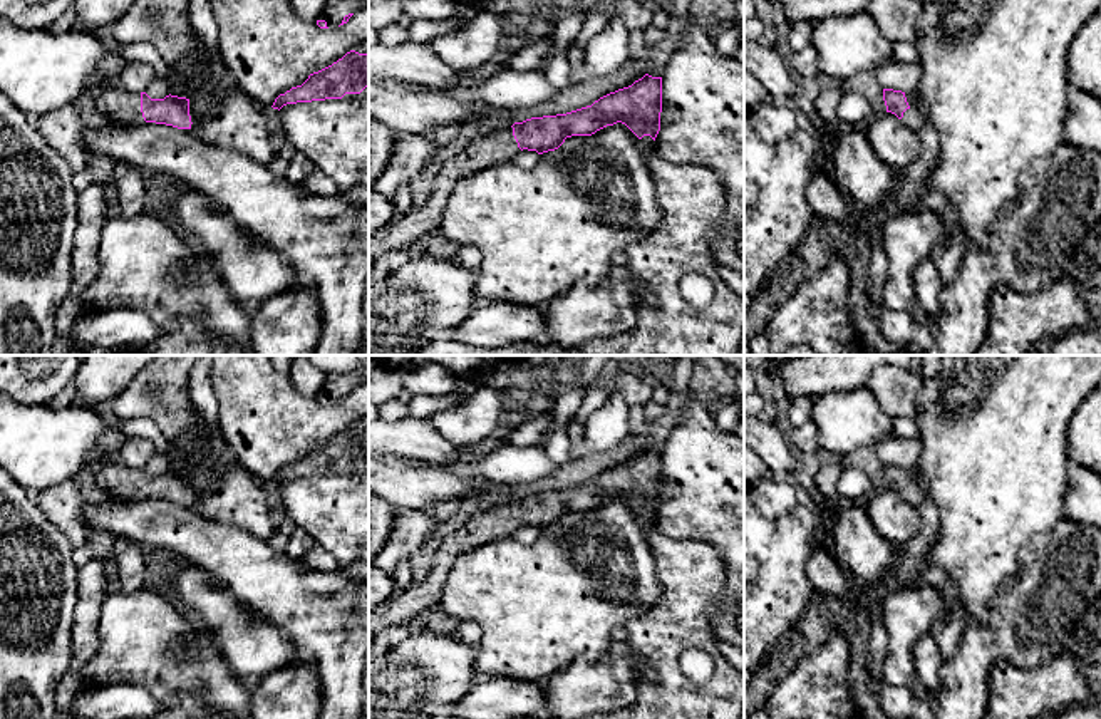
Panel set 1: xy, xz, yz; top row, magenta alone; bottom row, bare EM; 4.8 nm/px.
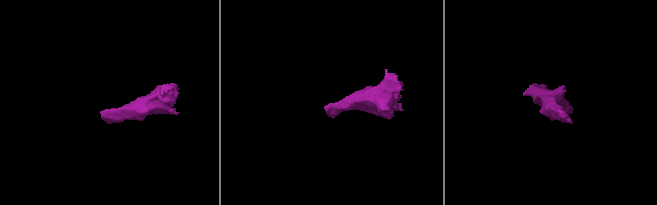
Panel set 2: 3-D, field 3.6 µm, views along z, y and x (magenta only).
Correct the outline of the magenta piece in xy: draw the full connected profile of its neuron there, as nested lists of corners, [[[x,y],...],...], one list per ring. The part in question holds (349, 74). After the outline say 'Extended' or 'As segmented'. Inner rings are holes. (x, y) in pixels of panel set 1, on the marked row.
[[[369,37],[332,65],[310,74],[302,85],[280,94],[271,107],[280,111],[297,102],[364,97],[369,97]]]. Extended

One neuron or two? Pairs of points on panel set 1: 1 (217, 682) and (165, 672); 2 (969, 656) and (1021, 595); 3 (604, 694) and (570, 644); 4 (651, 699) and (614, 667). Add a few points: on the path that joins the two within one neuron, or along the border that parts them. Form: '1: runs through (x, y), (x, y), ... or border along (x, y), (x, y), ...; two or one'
1: runs through (203, 674), (178, 672); one
2: runs through (984, 641), (1014, 610); one
3: border along (607, 651), (599, 659), (577, 659), (545, 677); two
4: border along (640, 672), (634, 701); two

